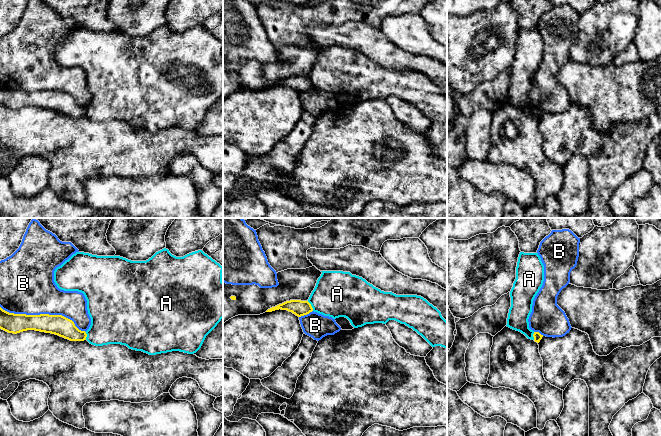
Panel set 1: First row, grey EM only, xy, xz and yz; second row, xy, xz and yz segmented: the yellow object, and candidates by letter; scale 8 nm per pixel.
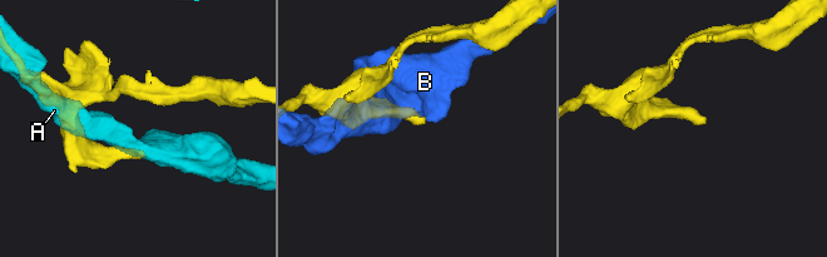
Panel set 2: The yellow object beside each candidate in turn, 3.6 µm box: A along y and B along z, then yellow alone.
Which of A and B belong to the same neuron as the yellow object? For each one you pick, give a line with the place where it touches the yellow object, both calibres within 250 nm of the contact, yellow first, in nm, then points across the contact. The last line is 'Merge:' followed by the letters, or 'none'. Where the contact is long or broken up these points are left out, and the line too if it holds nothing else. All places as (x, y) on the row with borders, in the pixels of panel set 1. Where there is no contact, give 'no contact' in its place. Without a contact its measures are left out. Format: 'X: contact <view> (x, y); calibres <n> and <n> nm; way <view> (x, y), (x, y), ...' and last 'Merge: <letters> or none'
Merge: none

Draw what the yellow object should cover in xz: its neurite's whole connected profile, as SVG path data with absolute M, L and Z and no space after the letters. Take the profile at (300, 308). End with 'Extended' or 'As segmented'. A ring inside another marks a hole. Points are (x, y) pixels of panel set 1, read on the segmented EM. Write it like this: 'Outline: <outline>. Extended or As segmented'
Outline: M290 300L282 304L279 304L275 307L272 307L268 309L266 312L272 312L272 311L279 310L279 309L292 312L298 317L307 315L313 311L313 308L308 301Z. As segmented

